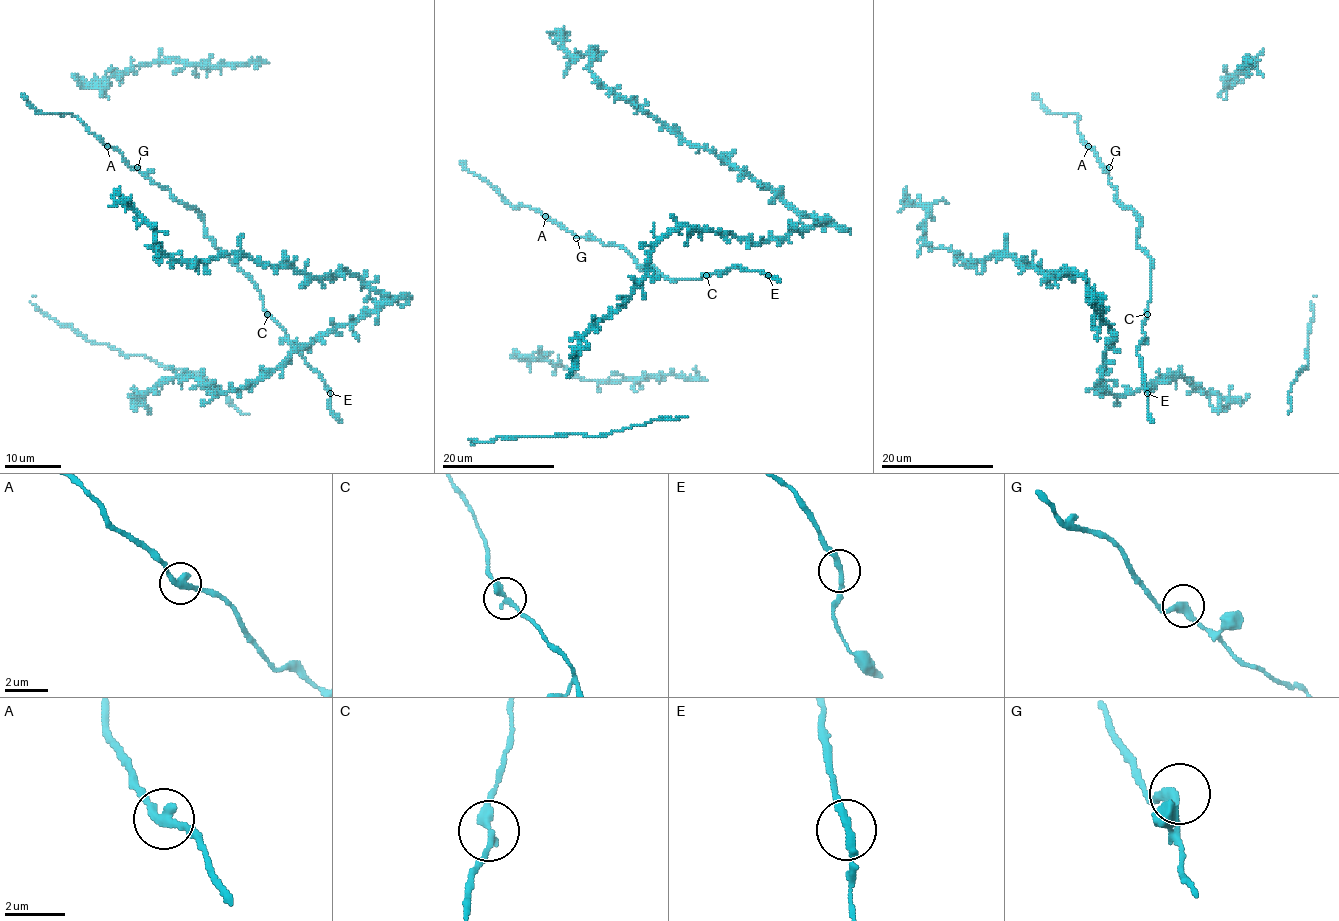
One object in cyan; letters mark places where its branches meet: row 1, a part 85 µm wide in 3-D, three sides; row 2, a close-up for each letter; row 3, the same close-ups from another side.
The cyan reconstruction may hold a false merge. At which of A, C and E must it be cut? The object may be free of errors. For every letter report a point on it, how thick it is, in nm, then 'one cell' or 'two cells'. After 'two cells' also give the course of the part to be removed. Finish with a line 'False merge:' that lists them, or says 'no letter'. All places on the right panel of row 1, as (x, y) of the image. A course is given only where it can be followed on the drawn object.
A: place (1088, 146); calibre 300 nm; one cell
C: place (1147, 314); calibre 260 nm; one cell
E: place (1147, 393); calibre 240 nm; one cell
False merge: no letter

